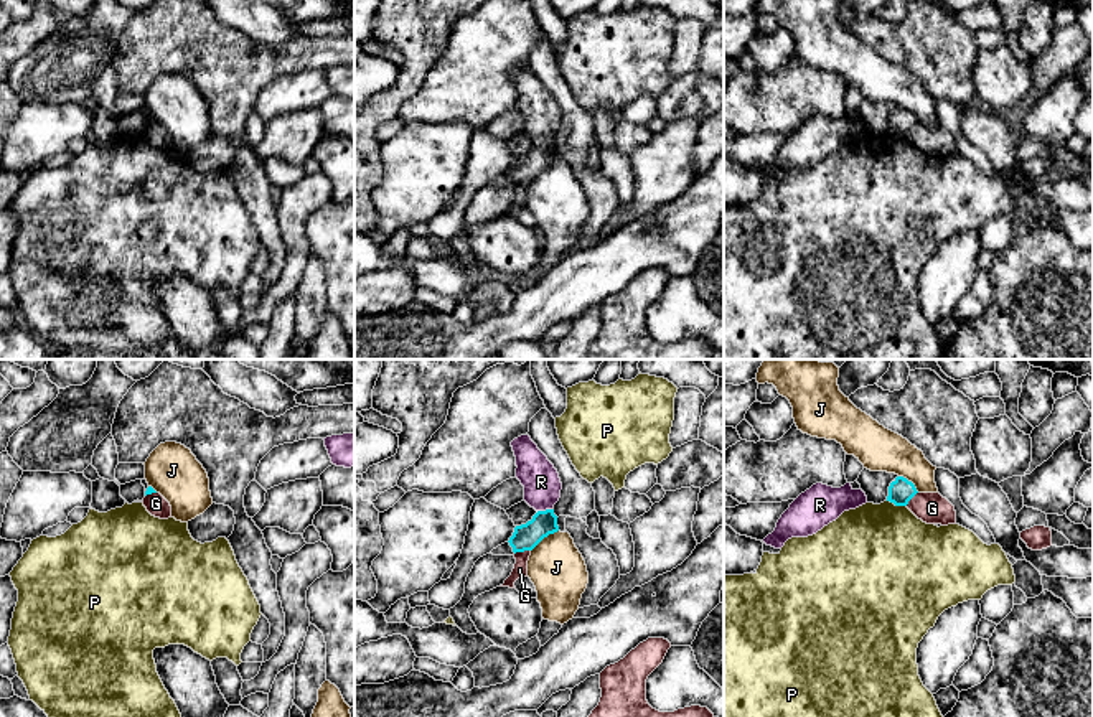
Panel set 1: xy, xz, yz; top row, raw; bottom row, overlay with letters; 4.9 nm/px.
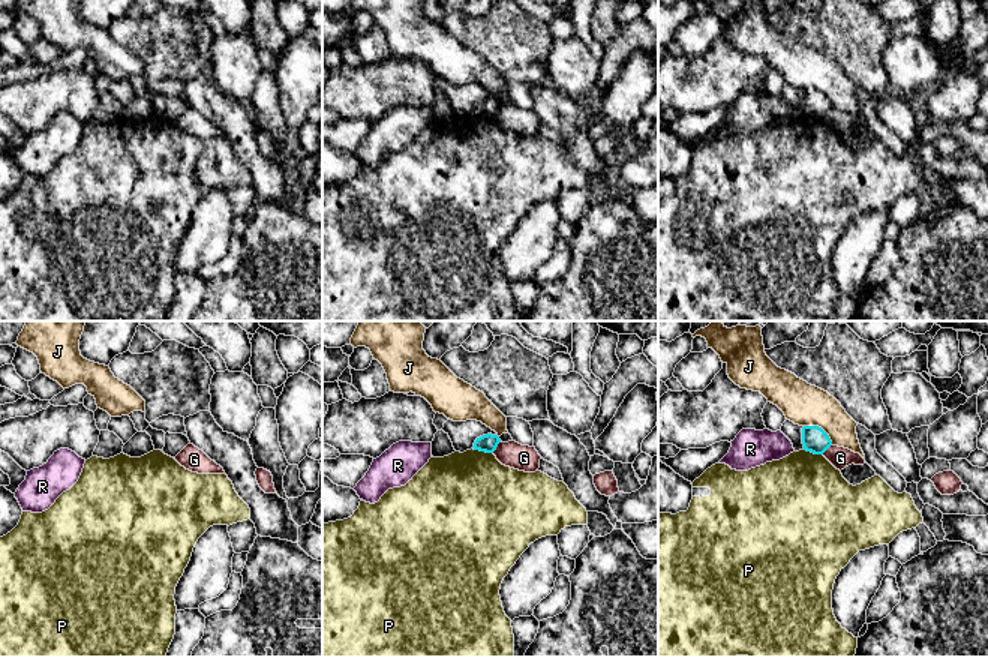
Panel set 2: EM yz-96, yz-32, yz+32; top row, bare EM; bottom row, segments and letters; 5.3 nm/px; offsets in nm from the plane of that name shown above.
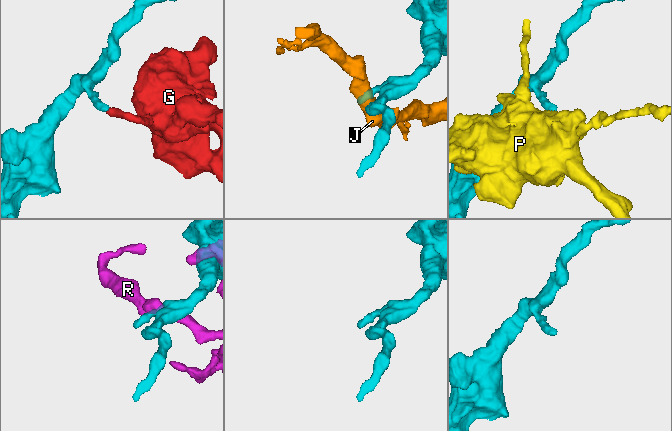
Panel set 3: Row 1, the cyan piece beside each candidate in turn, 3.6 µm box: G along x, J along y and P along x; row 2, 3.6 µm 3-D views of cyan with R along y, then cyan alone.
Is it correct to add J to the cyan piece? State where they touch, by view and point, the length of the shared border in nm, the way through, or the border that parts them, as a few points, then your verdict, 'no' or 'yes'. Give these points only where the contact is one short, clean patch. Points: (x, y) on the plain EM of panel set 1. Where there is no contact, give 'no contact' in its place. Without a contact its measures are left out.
contact xz (544, 167); length 170 nm; border xz (558, 160), (549, 164), (531, 182); no

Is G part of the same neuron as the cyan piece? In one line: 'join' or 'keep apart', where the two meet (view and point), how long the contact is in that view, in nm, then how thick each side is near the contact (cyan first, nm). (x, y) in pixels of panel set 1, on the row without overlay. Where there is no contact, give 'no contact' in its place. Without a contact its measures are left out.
keep apart; meets cyan in xz at (521, 182); contact 80 nm long; 130 nm thick on the cyan side, 70 nm on the other

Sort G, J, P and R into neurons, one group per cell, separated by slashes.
G / J / P / R

